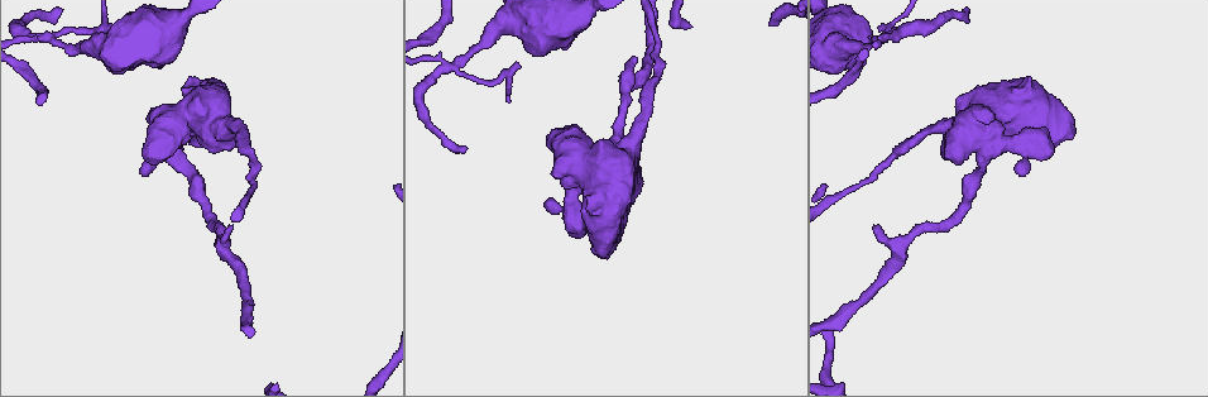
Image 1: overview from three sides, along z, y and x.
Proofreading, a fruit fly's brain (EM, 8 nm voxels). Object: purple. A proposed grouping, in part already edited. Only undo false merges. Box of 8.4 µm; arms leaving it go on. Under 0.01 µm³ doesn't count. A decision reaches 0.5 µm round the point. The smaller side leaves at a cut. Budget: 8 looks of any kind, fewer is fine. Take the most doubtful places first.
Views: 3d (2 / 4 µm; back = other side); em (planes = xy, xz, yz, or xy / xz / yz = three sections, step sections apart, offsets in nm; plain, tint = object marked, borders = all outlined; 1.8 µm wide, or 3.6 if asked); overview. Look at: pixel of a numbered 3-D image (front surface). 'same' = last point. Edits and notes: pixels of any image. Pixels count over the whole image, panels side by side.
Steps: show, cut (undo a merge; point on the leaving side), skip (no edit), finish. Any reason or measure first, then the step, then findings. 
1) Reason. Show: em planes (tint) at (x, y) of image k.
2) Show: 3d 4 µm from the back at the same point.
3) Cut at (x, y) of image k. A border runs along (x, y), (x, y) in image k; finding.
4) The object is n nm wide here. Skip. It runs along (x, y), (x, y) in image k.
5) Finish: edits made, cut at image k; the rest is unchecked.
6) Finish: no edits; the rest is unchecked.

Narrows sharply. Show: em yz step 8 (tint) at (52, 37) of image 1.

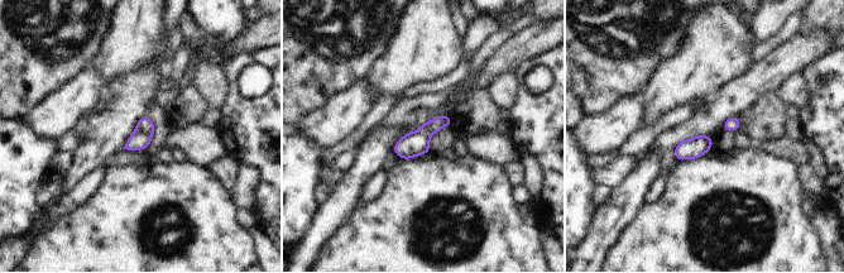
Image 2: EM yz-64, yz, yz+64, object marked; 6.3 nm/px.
Cut it another way. Show: em planes (tint) at the same point.

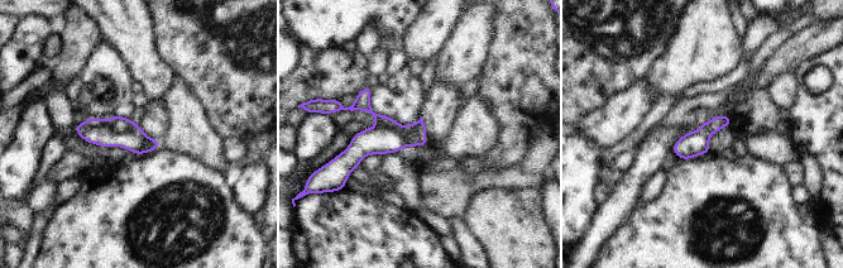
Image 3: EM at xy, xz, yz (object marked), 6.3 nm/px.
Cut at (119, 123) of image 3. A border runs along (108, 119), (118, 130), (138, 129) in image 3; a second cell is stuck on.

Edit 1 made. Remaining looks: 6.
Sudden change in width. Show: 3d 4 µm at (559, 141) of image 1.

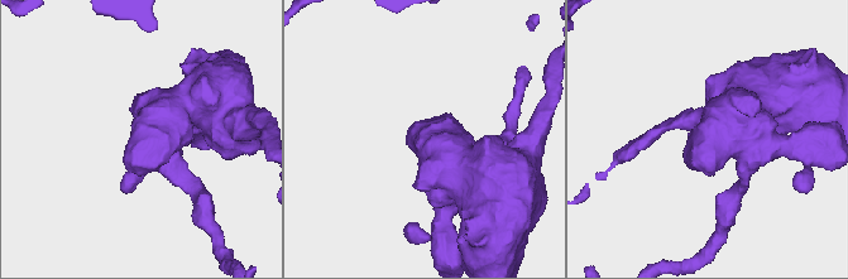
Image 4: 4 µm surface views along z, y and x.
Need the tissue. Show: em 3.6 µm yz step 16 (tint) at (140, 154) of image 4.

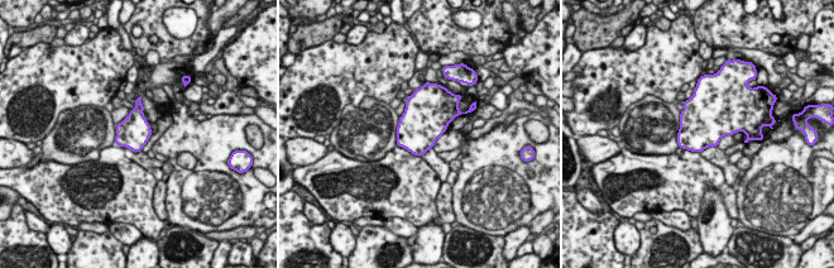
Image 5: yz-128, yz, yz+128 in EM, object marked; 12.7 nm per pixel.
Another direction. Show: em 3.6 µm planes (tint) at the same point.

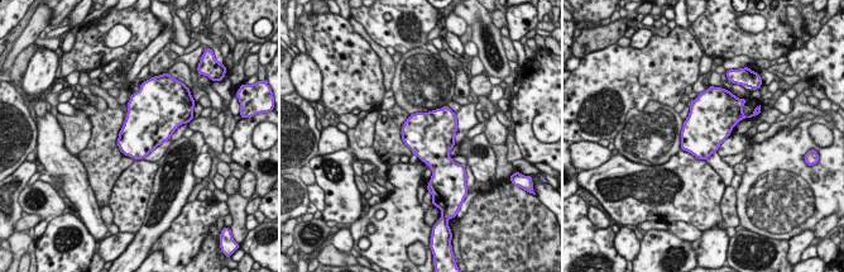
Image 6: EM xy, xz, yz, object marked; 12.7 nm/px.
The object is 550 nm wide here. Skip. Continuous, no second cell.

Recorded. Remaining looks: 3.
Abrupt turn. Show: em planes (tint) at (627, 81) of image 1.

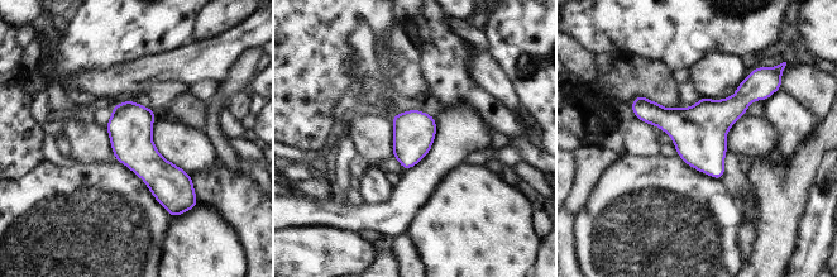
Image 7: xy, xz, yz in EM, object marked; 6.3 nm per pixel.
The object is 280 nm wide here. Skip. One cell here.

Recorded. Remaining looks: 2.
Finish: edits made, cut at image 3; the rest is unchecked.

